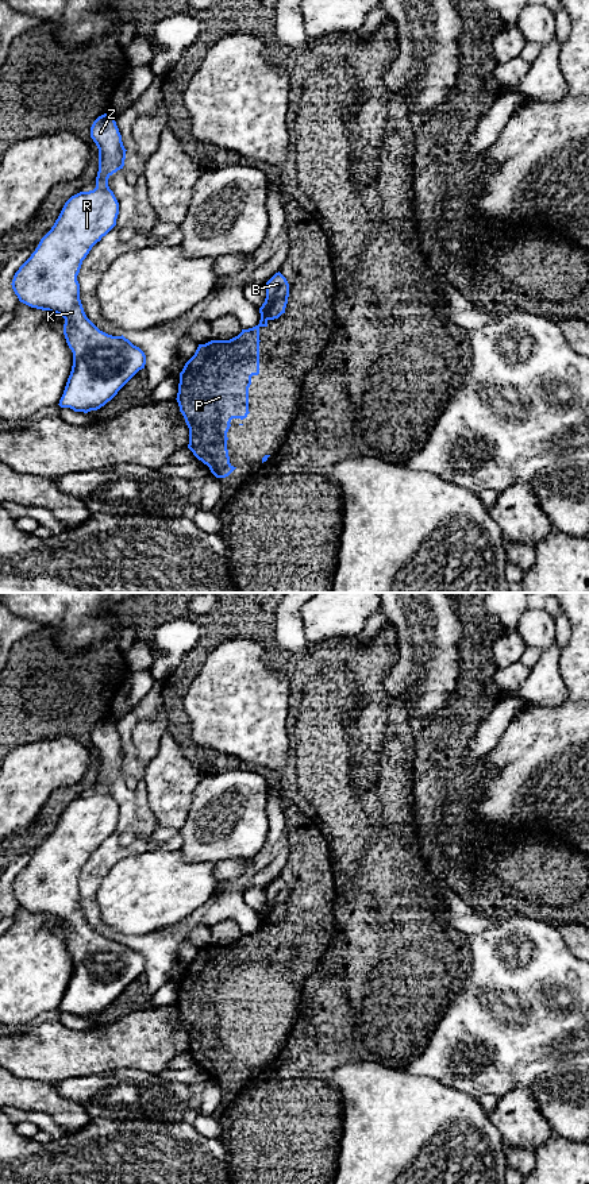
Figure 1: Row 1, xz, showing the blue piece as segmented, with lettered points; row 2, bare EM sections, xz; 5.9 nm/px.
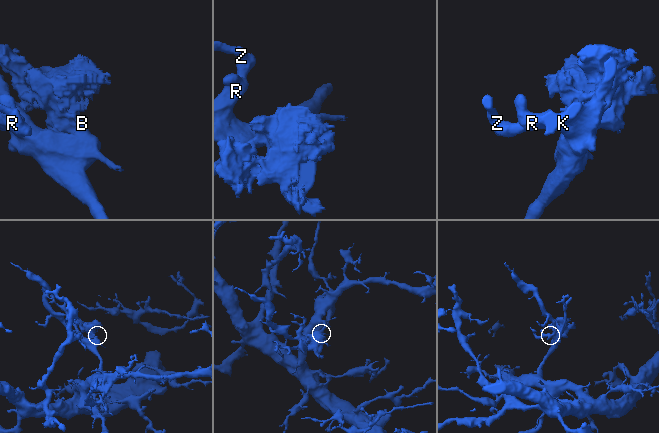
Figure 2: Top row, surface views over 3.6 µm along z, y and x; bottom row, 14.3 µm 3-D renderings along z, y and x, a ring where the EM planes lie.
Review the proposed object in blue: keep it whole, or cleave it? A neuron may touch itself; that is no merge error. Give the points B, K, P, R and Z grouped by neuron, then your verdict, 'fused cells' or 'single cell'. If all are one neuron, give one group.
B K R Z / P; fused cells

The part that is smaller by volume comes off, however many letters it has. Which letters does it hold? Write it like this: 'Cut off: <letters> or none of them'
Cut off: P

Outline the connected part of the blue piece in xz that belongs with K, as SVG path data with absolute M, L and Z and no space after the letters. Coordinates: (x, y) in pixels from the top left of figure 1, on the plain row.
M111 717L93 726L91 743L99 753L96 792L80 797L65 807L54 830L15 878L11 888L20 907L65 923L63 940L73 957L73 971L58 1010L84 1018L104 1011L146 969L145 957L123 940L112 941L100 936L86 922L80 905L77 880L82 865L92 852L116 830L119 807L108 791L108 783L123 774L127 756Z

